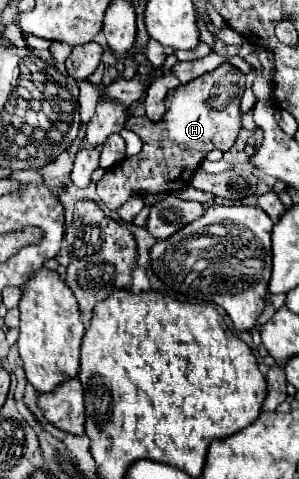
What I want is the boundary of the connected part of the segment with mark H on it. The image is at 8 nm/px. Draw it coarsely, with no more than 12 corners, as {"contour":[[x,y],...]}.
{"contour":[[231,64],[171,90],[125,128],[143,148],[97,182],[105,206],[189,186],[241,130]]}

